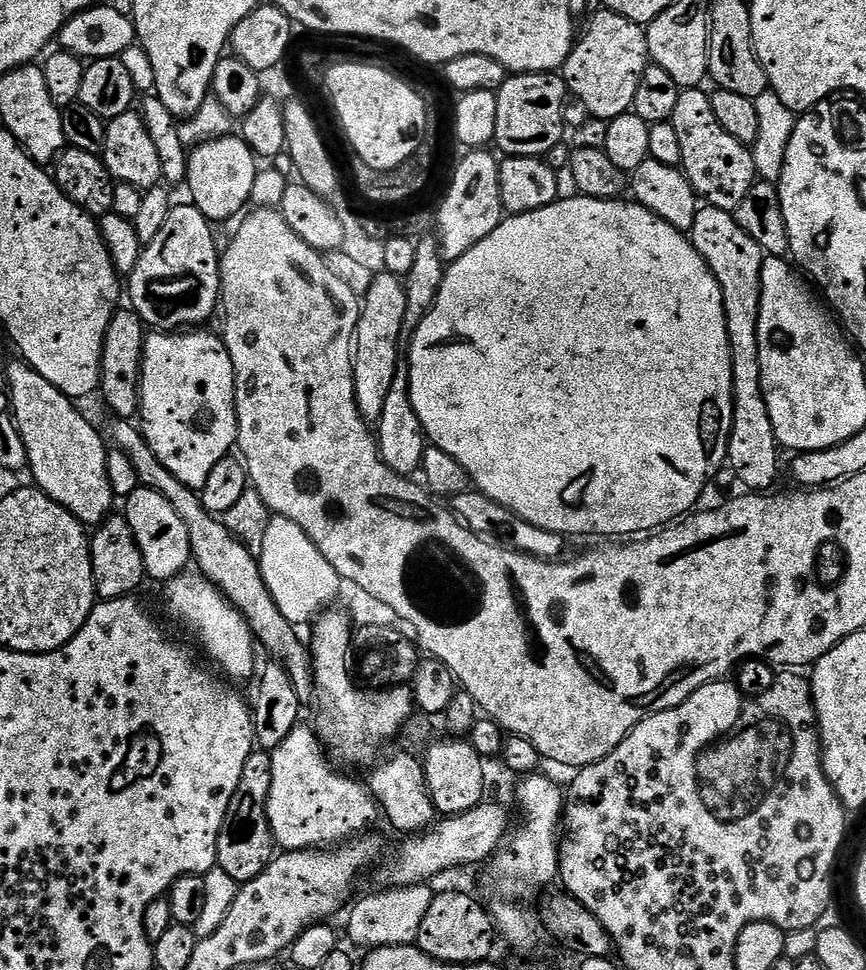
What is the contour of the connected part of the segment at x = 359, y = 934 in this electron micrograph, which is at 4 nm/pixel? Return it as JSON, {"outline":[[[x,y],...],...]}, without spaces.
{"outline":[[[427,883],[405,888],[384,888],[379,890],[380,892],[372,892],[369,896],[362,897],[360,901],[357,899],[347,913],[347,916],[349,915],[346,920],[348,940],[364,948],[363,950],[399,944],[416,944],[422,918],[426,918],[426,910],[430,910],[430,902],[434,895],[433,889],[428,888],[431,887]]]}

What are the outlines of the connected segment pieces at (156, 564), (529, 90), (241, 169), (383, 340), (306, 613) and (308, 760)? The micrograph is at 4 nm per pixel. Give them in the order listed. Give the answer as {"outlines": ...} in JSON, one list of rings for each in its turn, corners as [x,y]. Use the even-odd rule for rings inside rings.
{"outlines":[[[[143,486],[136,488],[134,494],[130,494],[123,504],[122,512],[142,554],[145,573],[151,579],[153,576],[154,579],[160,580],[159,582],[167,582],[181,575],[189,567],[193,555],[190,534],[178,510],[174,510],[174,506],[170,506],[170,502],[166,502],[166,498],[158,494],[158,490]]],[[[521,72],[509,75],[496,92],[498,98],[498,126],[495,147],[504,151],[505,157],[547,157],[548,151],[558,146],[564,136],[564,96],[569,95],[564,77],[551,72]]],[[[236,134],[219,136],[216,140],[195,145],[188,154],[186,189],[192,195],[189,196],[190,203],[209,222],[235,221],[249,207],[248,199],[256,188],[256,163],[258,157],[252,147]]],[[[383,270],[373,275],[370,290],[363,293],[360,317],[356,327],[354,341],[354,394],[358,410],[363,420],[378,422],[382,418],[382,409],[386,403],[390,382],[394,382],[396,361],[401,359],[400,340],[404,336],[406,318],[406,290],[399,276],[391,276]]],[[[273,515],[266,526],[266,539],[262,542],[262,554],[258,557],[261,576],[266,588],[272,595],[278,610],[290,623],[303,626],[329,607],[328,604],[337,599],[341,578],[322,558],[322,550],[310,542],[306,530],[298,526],[298,522],[290,522],[290,518]]],[[[297,726],[290,730],[286,740],[271,751],[272,773],[270,774],[270,794],[268,795],[268,821],[272,836],[281,849],[301,852],[304,848],[326,848],[341,844],[353,836],[367,833],[368,828],[378,820],[376,797],[368,790],[367,783],[342,776],[330,763],[320,743],[319,736],[311,727]]]]}

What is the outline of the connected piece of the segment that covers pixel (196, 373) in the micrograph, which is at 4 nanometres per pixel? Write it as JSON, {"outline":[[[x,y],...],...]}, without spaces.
{"outline":[[[208,330],[149,331],[144,337],[144,361],[142,362],[142,370],[140,371],[140,411],[138,413],[138,420],[142,425],[146,442],[150,446],[150,450],[154,450],[154,454],[158,454],[158,462],[162,462],[162,466],[166,466],[166,470],[170,470],[170,474],[174,474],[174,478],[178,478],[178,482],[182,482],[187,488],[193,490],[206,486],[206,478],[210,478],[210,470],[214,470],[214,466],[218,466],[218,462],[222,462],[222,458],[229,455],[237,447],[238,441],[236,435],[238,434],[238,426],[240,425],[236,417],[234,362],[230,358],[228,351],[224,348],[223,339],[217,333],[215,336],[212,332],[204,331]]]}

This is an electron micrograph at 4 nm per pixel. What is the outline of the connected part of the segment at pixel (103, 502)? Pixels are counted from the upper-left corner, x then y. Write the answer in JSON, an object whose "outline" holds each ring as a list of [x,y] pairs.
{"outline":[[[16,358],[16,361],[8,368],[8,377],[6,377],[6,383],[8,386],[8,394],[10,397],[10,411],[15,419],[16,428],[20,431],[20,437],[22,442],[26,446],[28,451],[28,466],[27,471],[32,472],[35,487],[41,488],[44,493],[50,498],[54,498],[54,502],[58,502],[62,506],[66,506],[66,510],[70,510],[70,514],[74,514],[74,518],[78,518],[80,523],[85,526],[99,526],[108,519],[109,516],[113,515],[114,508],[112,508],[112,503],[114,503],[114,497],[112,494],[112,487],[110,486],[110,478],[106,474],[106,458],[110,451],[109,445],[106,443],[104,445],[104,440],[100,437],[100,432],[79,412],[77,405],[69,398],[66,394],[62,394],[62,390],[58,390],[54,386],[50,386],[50,382],[46,382],[46,378],[42,378],[42,374],[38,374],[38,370],[34,370],[28,365],[23,358]]]}

